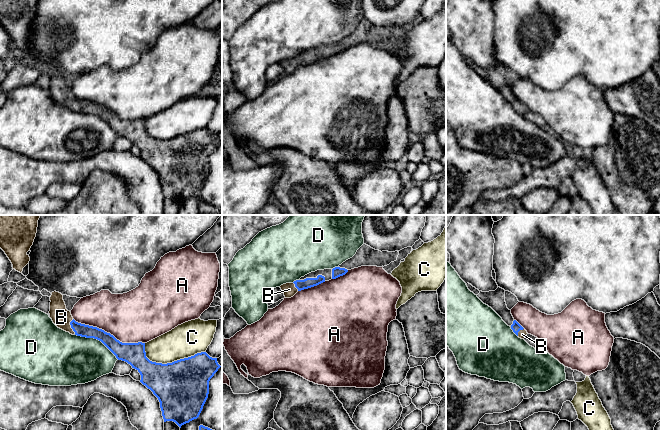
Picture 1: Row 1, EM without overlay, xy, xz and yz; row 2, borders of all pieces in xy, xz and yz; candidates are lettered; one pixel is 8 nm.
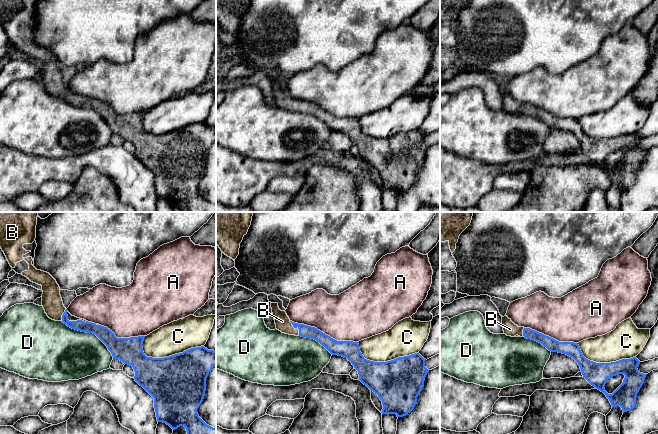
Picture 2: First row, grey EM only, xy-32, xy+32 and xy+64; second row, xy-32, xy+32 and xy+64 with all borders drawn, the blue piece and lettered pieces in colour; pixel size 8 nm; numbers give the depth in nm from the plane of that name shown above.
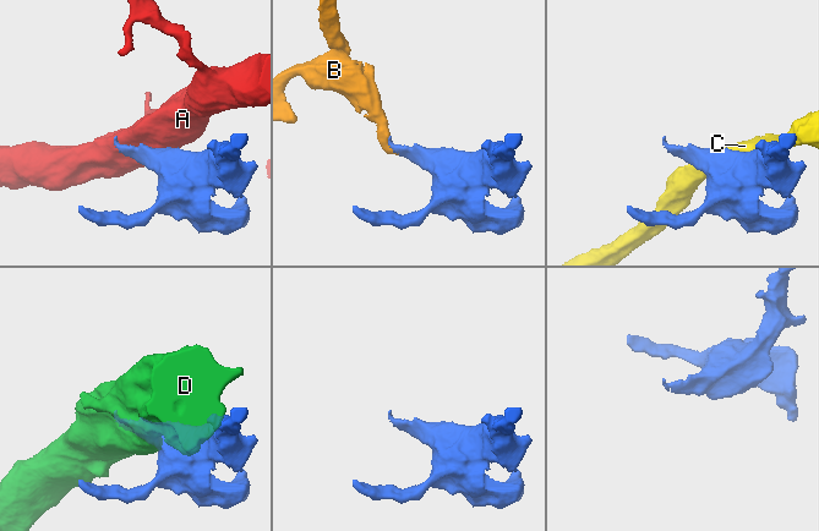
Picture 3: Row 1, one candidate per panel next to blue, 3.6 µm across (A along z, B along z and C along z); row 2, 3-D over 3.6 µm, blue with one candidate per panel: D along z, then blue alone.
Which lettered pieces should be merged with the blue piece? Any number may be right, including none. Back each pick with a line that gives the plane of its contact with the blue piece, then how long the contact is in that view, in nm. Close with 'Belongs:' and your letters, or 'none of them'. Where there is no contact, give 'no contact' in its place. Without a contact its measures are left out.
B: meets blue in xy; contact 130 nm long
Belongs: B

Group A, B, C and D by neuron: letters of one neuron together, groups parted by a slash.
A / B / C / D

